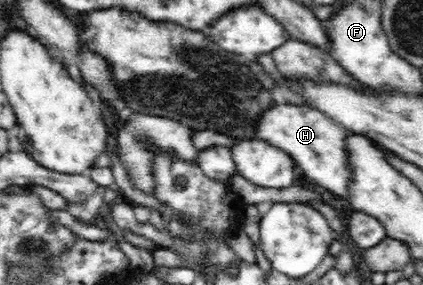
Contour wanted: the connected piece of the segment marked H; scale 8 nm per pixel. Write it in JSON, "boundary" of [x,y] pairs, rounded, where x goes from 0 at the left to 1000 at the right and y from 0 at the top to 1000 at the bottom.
{"boundary":[[[662,347],[650,372],[641,372],[612,407],[600,463],[605,488],[626,491],[634,505],[652,509],[678,533],[721,618],[740,625],[778,674],[823,702],[818,653],[827,632],[827,600],[818,589],[816,484],[825,463],[778,418],[778,407],[761,404],[728,368],[697,372]]]}

